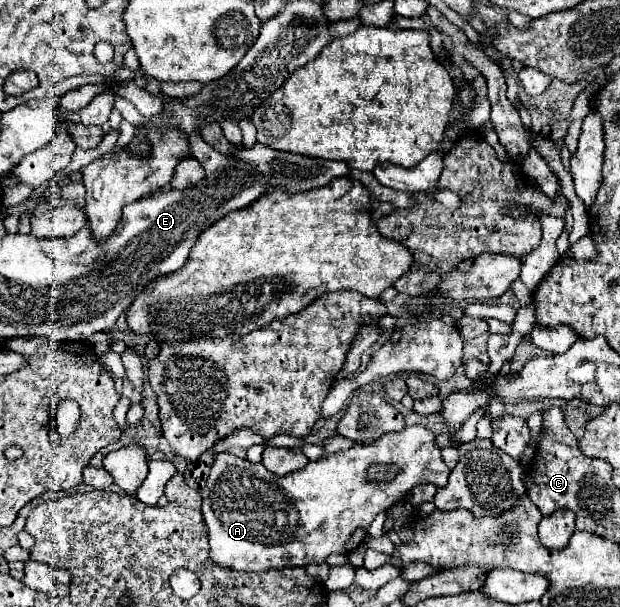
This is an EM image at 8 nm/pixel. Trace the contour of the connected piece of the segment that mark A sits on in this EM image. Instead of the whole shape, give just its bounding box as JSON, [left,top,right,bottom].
[202,426,450,572]

